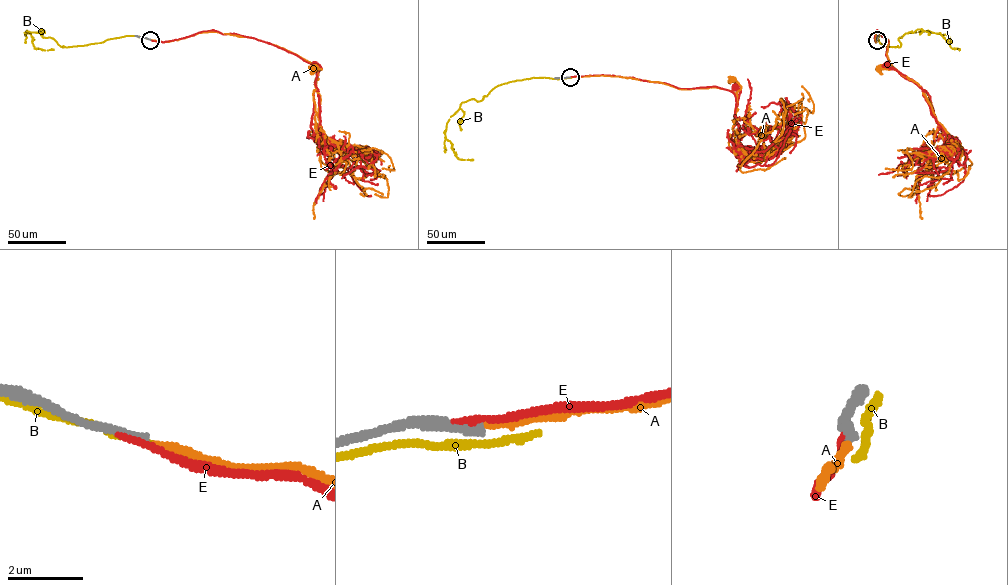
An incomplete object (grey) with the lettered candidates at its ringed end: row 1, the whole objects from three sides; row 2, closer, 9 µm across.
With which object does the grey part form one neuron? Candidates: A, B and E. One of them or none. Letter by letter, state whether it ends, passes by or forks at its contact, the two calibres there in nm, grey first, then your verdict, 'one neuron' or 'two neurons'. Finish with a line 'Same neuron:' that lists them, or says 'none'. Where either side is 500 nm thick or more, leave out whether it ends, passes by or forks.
A: it ends; calibres 240 and 200 nm; one neuron
B: it passes by; calibres 280 and 200 nm; two neurons
E: it ends; calibres 300 and 190 nm; two neurons
Same neuron: A

